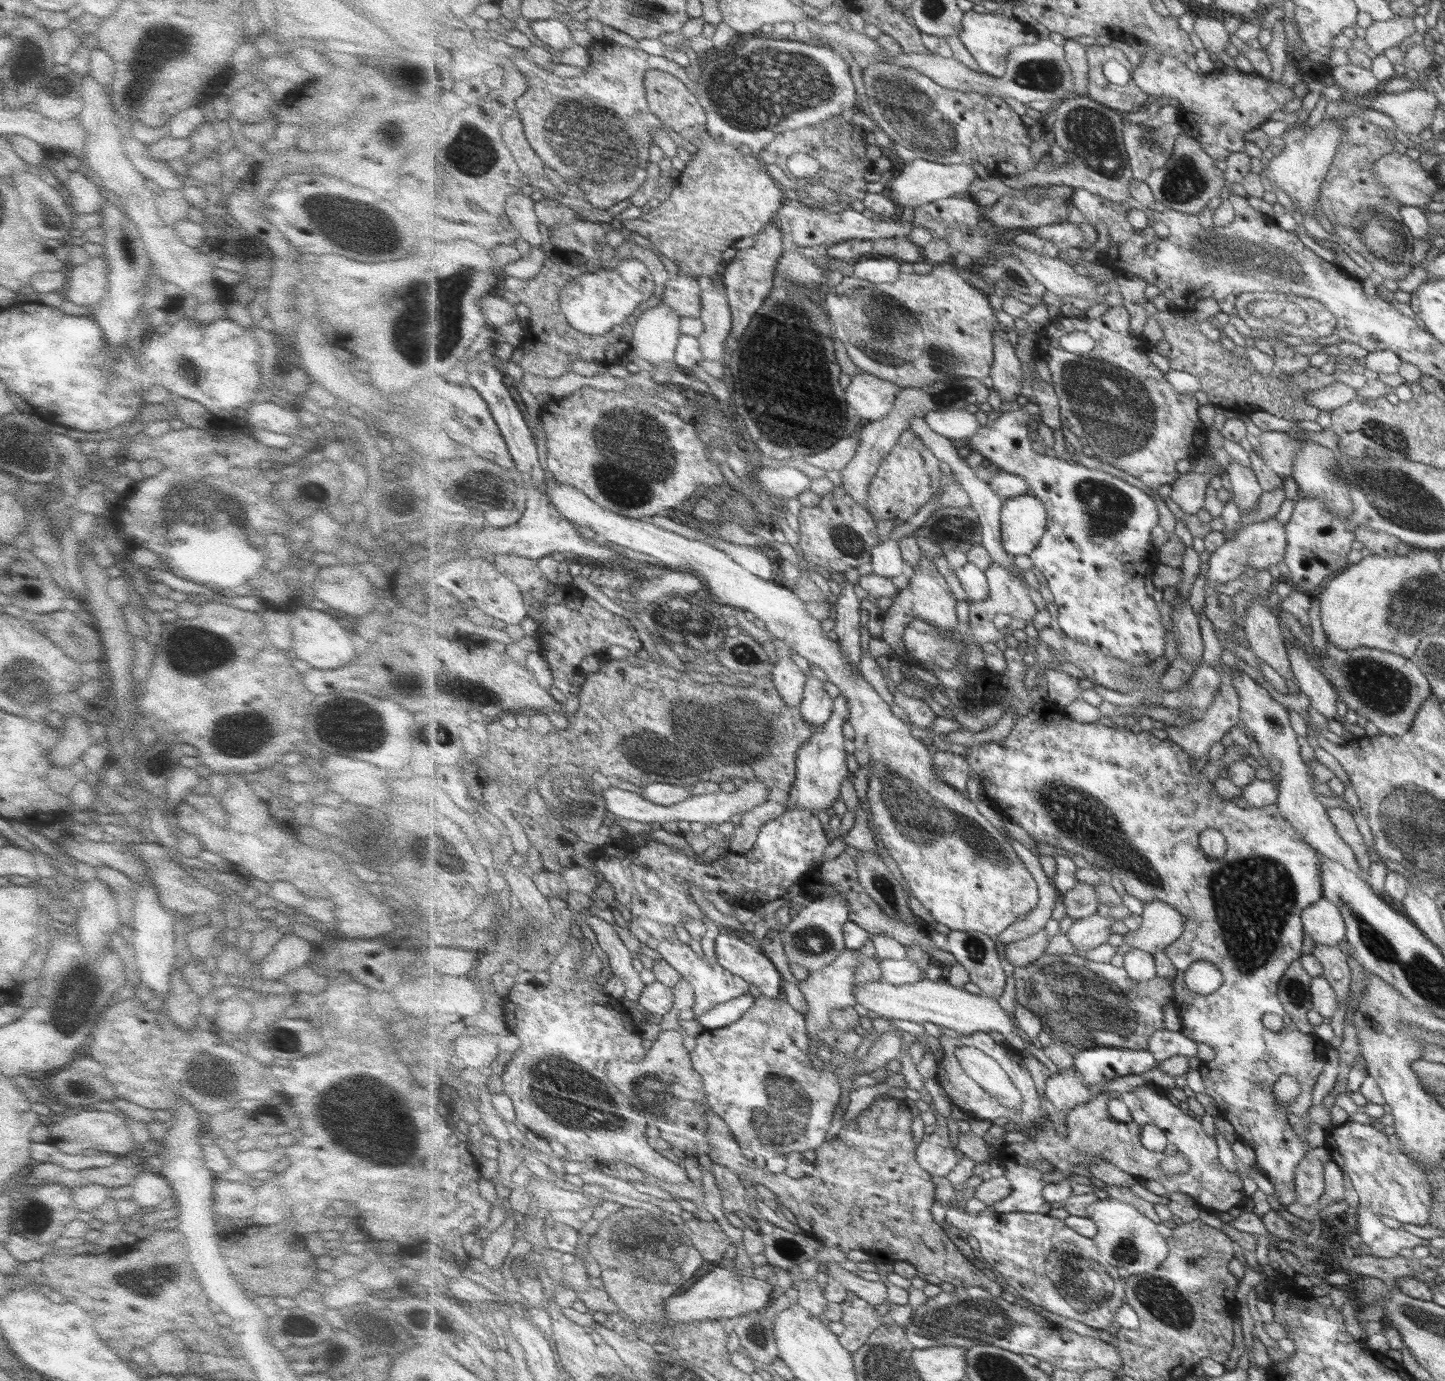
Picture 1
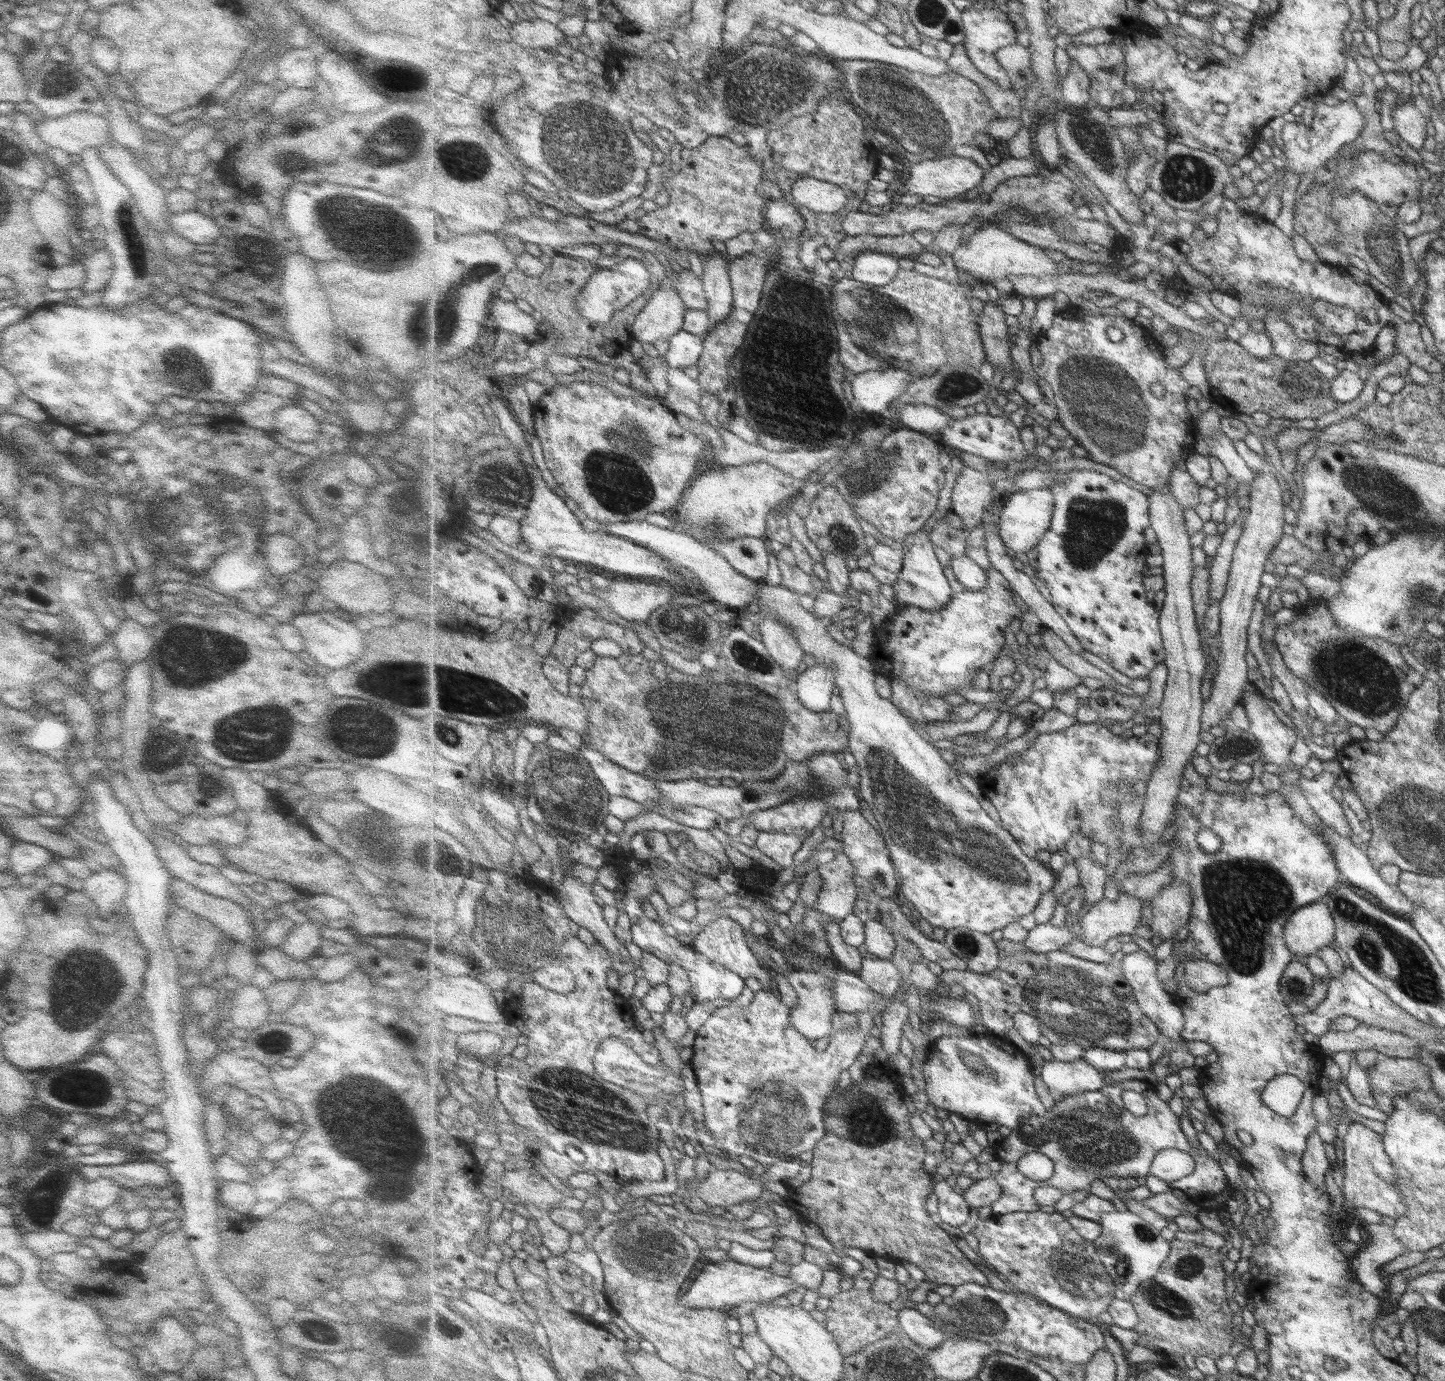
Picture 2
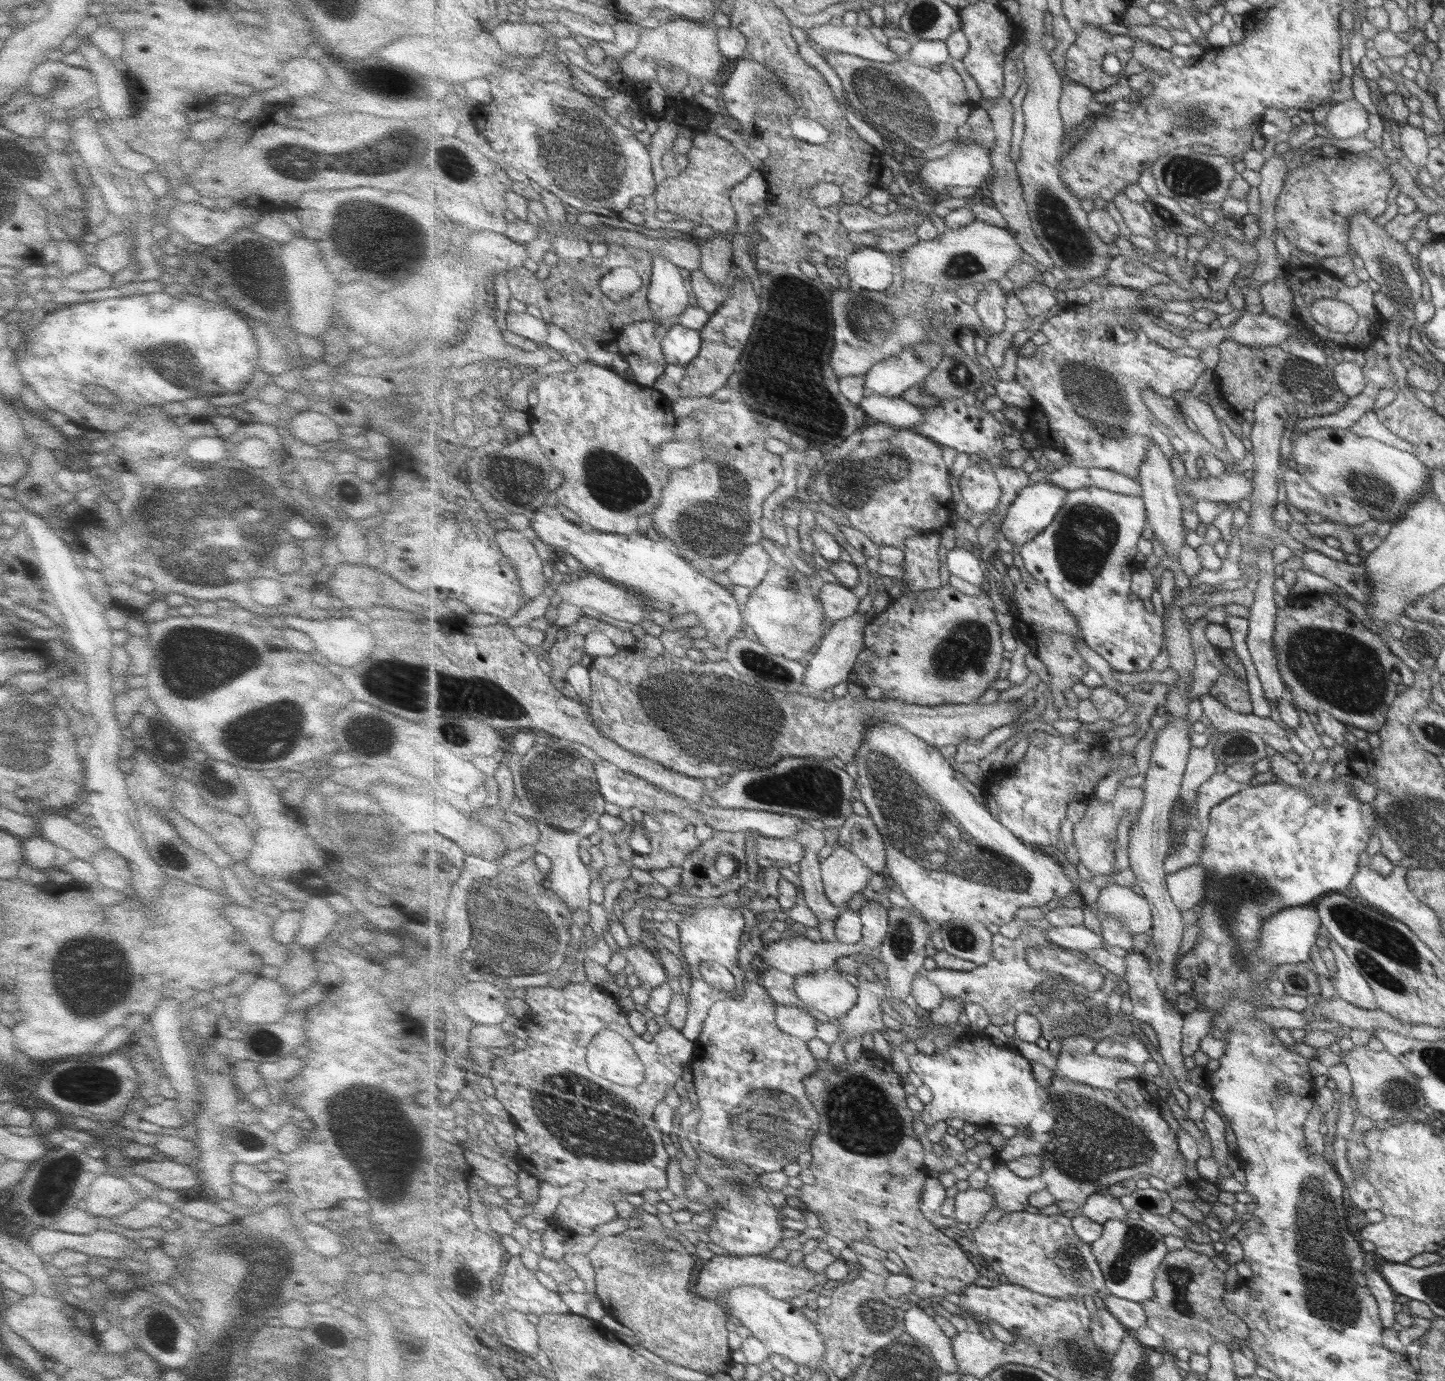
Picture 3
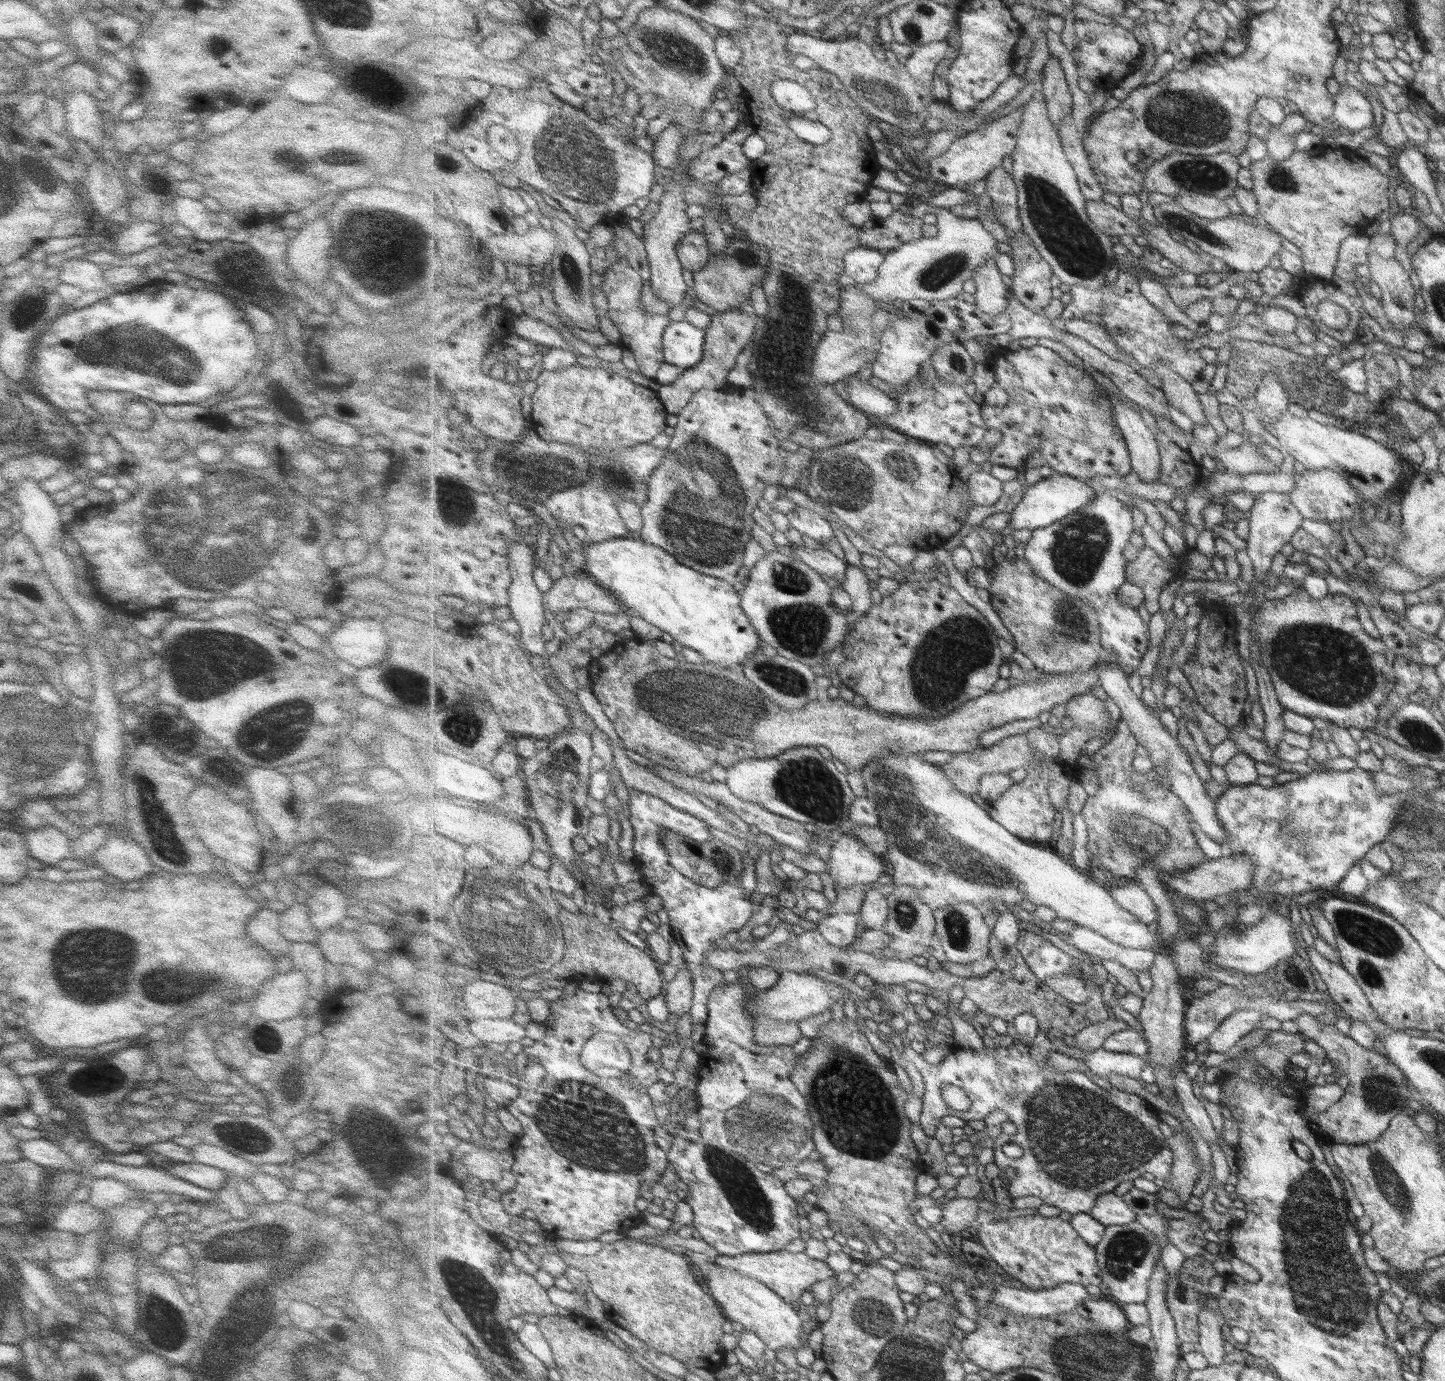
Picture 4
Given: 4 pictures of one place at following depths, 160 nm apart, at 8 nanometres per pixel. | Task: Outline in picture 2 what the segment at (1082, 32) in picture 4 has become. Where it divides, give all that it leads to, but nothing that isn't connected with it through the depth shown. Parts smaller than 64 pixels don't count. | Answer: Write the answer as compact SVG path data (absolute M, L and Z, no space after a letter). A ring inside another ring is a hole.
M1071 43L1067 45L1066 51L1069 58L1077 61L1090 76L1090 97L1097 102L1099 107L1108 109L1126 108L1126 100L1123 98L1123 91L1126 83L1126 54L1115 44L1103 43L1099 45L1086 45L1083 43ZM1110 68L1116 68L1111 71Z

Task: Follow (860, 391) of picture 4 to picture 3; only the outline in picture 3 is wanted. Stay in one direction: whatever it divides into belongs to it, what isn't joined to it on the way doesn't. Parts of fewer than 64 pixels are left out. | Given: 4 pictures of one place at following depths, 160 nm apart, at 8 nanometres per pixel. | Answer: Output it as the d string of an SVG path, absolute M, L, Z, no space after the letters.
M867 394L860 407L868 416L897 430L915 431L918 424L924 422L924 410L901 397Z

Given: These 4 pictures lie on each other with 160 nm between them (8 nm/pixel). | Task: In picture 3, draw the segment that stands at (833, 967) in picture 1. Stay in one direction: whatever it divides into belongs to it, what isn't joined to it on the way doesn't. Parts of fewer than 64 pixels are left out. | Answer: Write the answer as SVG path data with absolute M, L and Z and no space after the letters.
M777 1004L776 1023L782 1031L805 1042L813 1040L818 1033L818 1020L807 1008Z

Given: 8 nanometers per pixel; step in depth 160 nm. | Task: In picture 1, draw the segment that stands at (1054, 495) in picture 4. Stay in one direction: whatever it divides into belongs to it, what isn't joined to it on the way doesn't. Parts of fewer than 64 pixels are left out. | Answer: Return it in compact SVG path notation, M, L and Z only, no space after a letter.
M1028 493L1004 501L1002 539L1011 556L1031 554L1048 529L1048 510L1044 502Z

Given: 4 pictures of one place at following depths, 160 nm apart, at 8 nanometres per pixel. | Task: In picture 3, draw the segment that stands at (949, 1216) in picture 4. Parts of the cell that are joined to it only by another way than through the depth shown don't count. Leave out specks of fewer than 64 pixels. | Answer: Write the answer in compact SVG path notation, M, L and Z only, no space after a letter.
M967 1189L964 1192L958 1192L954 1199L955 1213L953 1218L970 1227L980 1223L996 1203L993 1196L985 1190Z

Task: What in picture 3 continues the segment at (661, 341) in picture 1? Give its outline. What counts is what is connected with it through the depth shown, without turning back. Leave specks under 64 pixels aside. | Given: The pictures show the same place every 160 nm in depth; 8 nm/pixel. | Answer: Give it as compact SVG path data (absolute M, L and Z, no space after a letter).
M653 255L653 274L650 279L648 299L655 318L661 326L671 327L668 321L679 318L685 313L693 293L686 280L681 276L680 267L661 257Z

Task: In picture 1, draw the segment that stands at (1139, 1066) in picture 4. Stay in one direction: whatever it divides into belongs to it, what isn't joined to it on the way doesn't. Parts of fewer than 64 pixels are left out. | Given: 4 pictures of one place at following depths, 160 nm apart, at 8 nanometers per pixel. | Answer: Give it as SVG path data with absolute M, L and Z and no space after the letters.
M1074 1067L1059 1071L1060 1073L1051 1073L1048 1077L1045 1095L1052 1106L1067 1117L1076 1106L1089 1102L1094 1096L1091 1095L1089 1085L1075 1072Z

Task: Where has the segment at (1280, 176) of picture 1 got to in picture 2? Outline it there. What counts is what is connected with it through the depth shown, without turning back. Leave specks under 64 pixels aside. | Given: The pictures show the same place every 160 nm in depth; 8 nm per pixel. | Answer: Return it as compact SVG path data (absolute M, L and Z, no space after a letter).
M1347 97L1337 105L1328 106L1318 102L1316 106L1316 115L1311 125L1303 123L1285 122L1281 131L1281 137L1284 141L1283 154L1288 168L1298 177L1305 173L1315 173L1319 168L1323 168L1329 158L1336 156L1344 145L1348 145L1355 140L1364 126L1364 117L1357 110L1355 103Z

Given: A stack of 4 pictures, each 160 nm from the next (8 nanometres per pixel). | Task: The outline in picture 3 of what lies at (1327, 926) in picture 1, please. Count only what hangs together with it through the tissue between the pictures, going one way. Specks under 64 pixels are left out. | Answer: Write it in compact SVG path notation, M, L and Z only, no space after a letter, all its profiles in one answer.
M1286 908L1268 918L1259 935L1260 959L1278 967L1282 964L1309 963L1313 946L1317 947L1317 938L1321 937L1321 917L1316 908Z

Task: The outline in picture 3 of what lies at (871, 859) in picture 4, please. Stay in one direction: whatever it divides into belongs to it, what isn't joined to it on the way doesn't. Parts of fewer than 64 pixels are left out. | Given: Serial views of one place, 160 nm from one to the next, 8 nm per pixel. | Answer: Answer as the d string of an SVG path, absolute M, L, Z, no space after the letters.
M835 845L833 852L821 861L824 891L835 906L849 904L873 876L872 870L844 846Z

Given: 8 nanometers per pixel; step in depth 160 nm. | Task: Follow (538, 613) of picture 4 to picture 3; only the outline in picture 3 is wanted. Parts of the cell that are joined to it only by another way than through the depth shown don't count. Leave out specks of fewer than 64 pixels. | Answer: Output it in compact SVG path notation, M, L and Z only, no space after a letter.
M504 525L495 533L495 538L503 554L510 558L520 578L526 606L539 594L544 594L549 579L543 574L543 560L537 554L535 544L519 531Z

